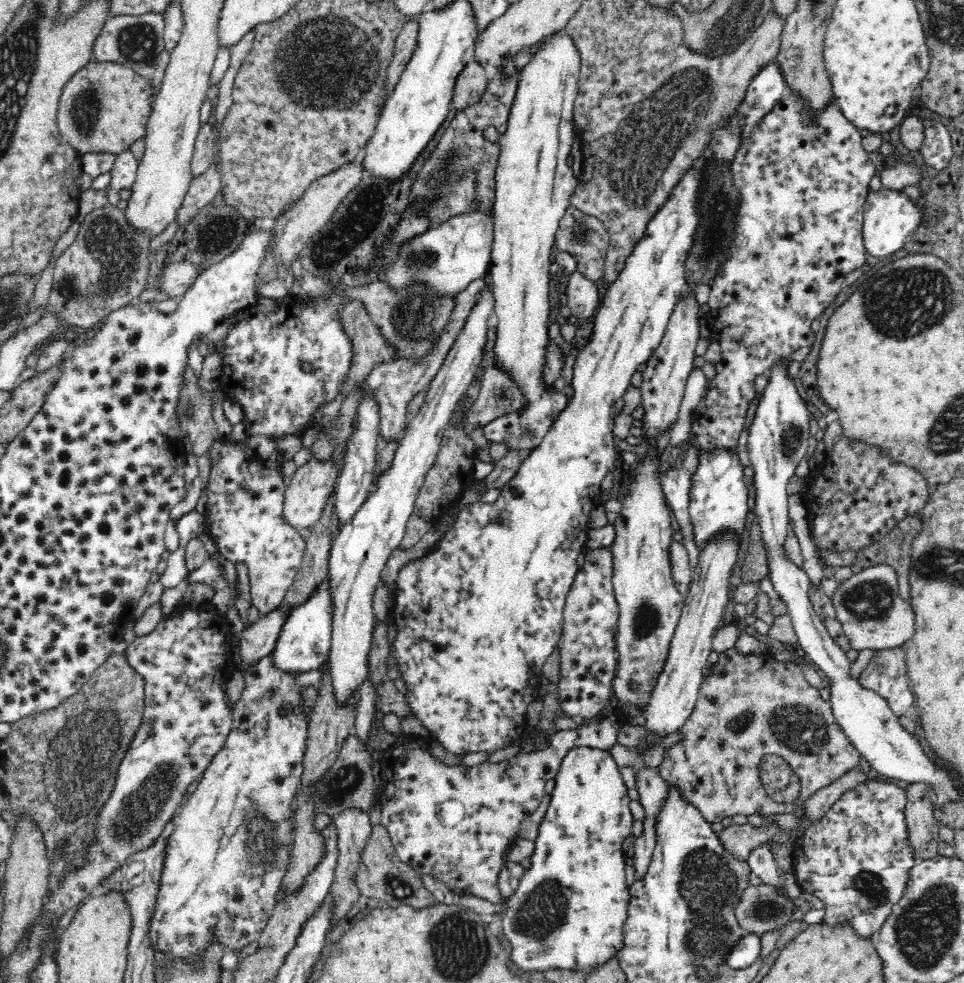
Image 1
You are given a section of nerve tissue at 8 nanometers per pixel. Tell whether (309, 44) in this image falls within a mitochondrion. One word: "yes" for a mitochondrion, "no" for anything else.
yes

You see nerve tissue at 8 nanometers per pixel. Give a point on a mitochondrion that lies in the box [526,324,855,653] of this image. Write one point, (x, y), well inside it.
(645, 617)

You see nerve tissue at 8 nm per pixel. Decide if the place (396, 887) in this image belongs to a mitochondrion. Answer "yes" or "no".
yes

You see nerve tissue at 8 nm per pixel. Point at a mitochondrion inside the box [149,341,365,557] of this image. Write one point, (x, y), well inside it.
(188, 404)

